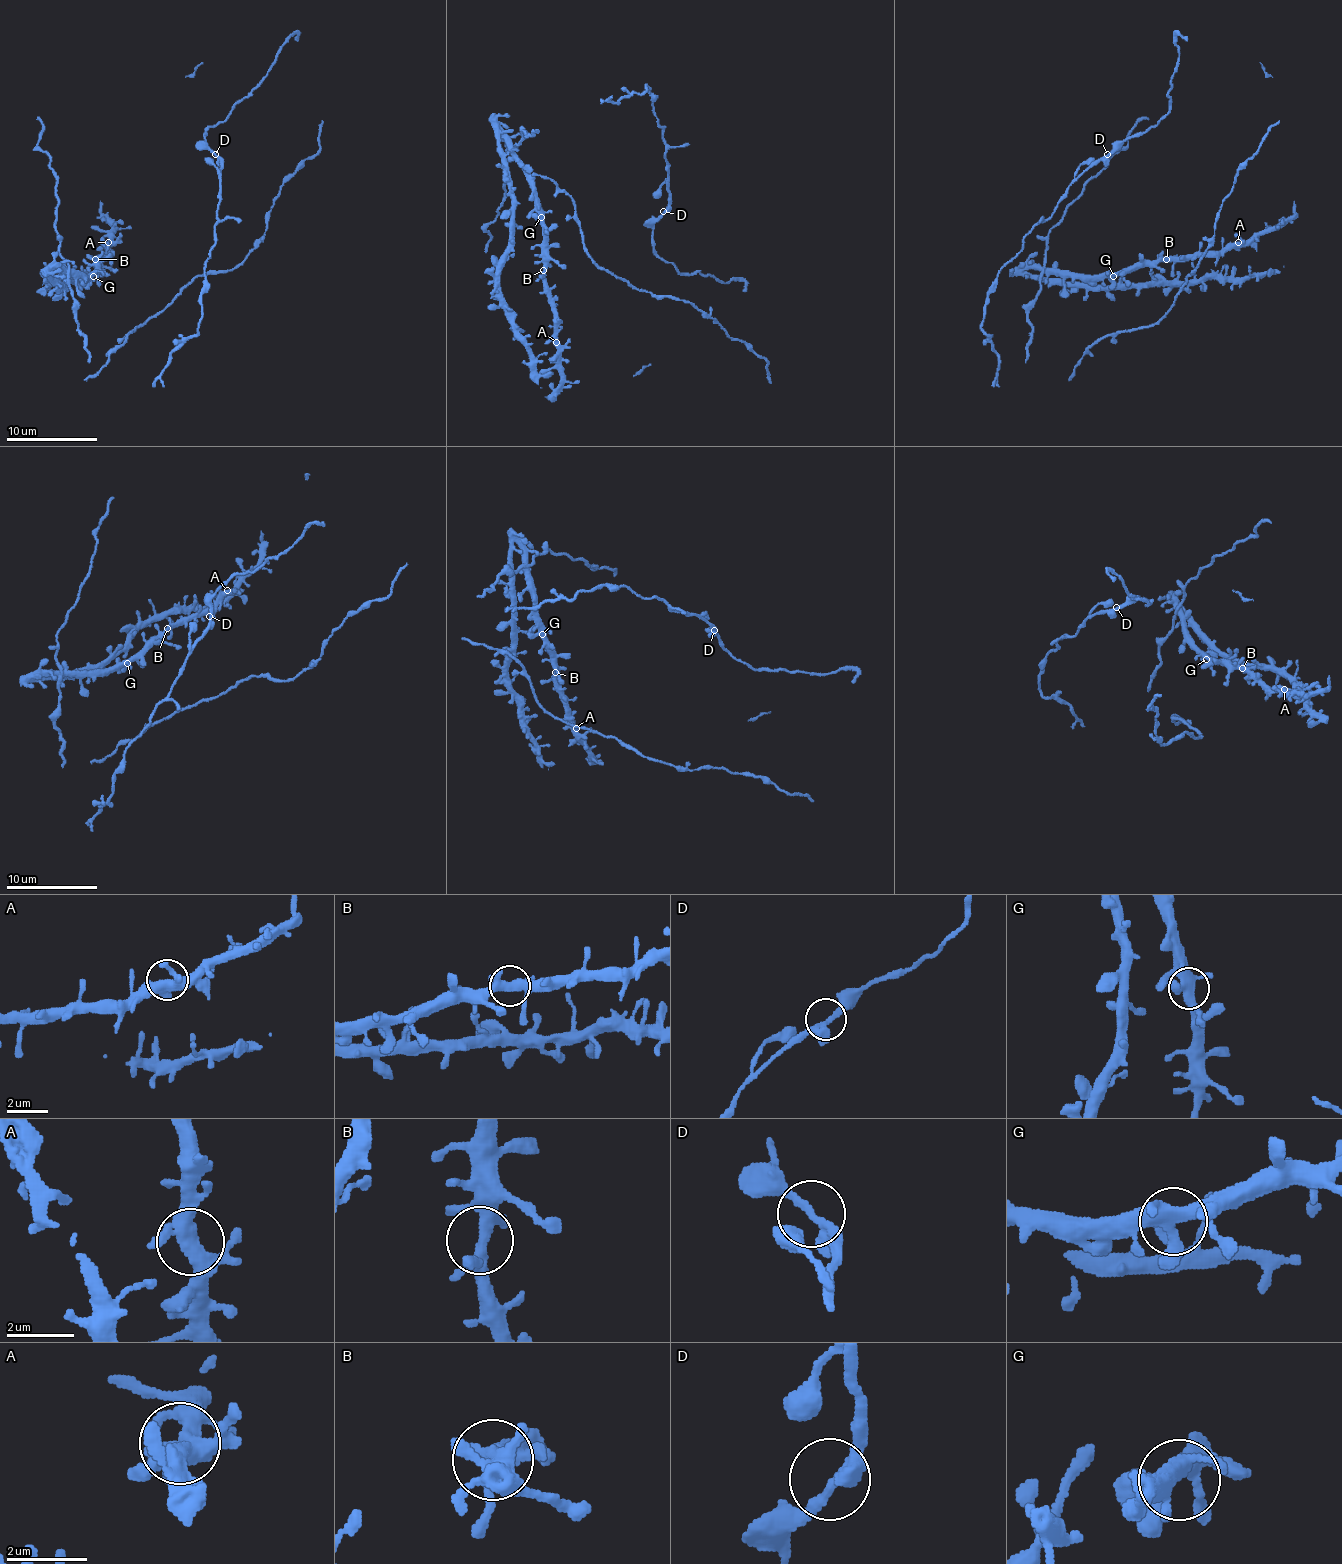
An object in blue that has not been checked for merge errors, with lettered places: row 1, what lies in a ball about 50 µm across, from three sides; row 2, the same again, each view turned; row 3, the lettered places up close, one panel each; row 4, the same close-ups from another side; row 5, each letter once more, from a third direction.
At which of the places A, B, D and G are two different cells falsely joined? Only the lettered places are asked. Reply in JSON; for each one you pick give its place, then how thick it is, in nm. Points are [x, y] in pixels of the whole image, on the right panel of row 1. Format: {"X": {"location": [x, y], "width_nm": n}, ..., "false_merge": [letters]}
{"false_merge": []}

